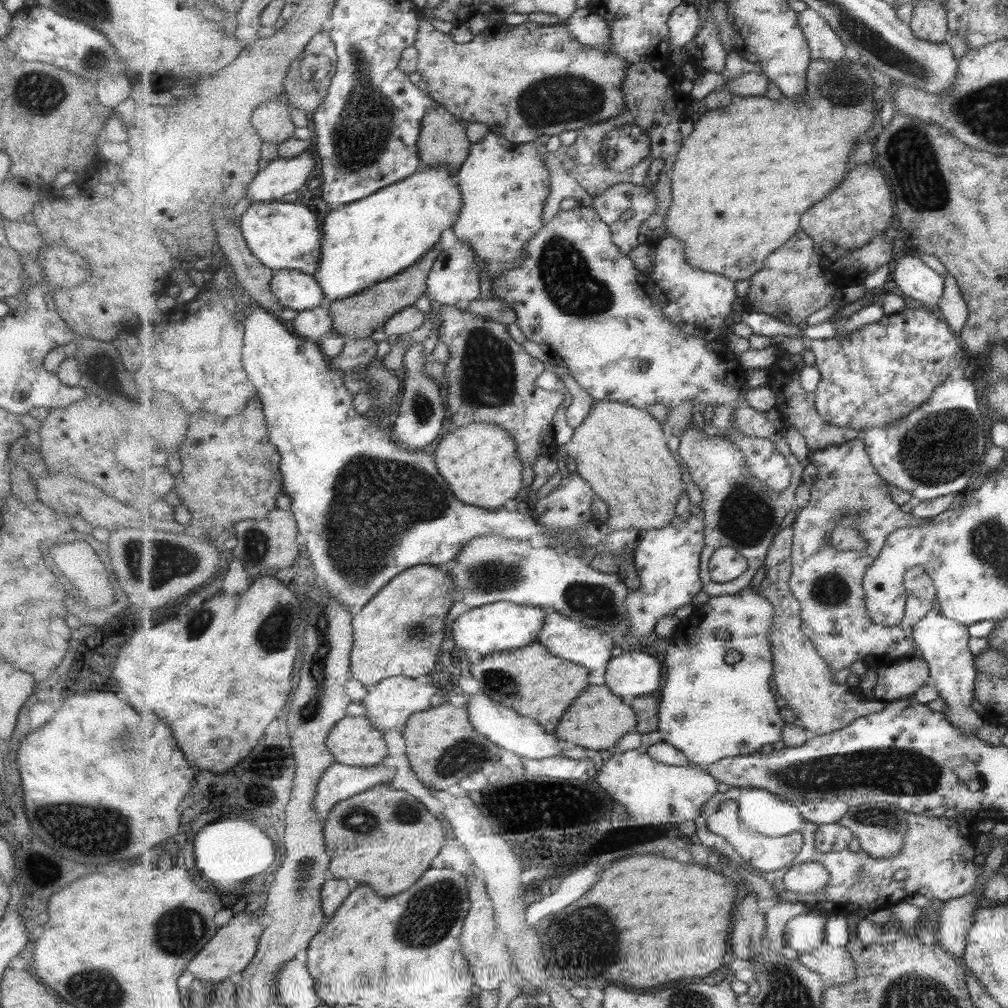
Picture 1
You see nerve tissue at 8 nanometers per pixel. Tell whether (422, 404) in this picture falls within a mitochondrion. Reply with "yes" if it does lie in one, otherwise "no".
yes

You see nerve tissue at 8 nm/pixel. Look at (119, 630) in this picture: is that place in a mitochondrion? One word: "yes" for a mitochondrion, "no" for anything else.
no

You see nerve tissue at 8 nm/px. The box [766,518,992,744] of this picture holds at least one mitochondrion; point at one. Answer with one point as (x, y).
(830, 590)

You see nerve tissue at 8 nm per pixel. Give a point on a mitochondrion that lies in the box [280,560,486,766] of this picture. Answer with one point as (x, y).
(308, 709)

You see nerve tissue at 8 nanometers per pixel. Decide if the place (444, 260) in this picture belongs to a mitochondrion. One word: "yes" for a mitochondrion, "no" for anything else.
no

